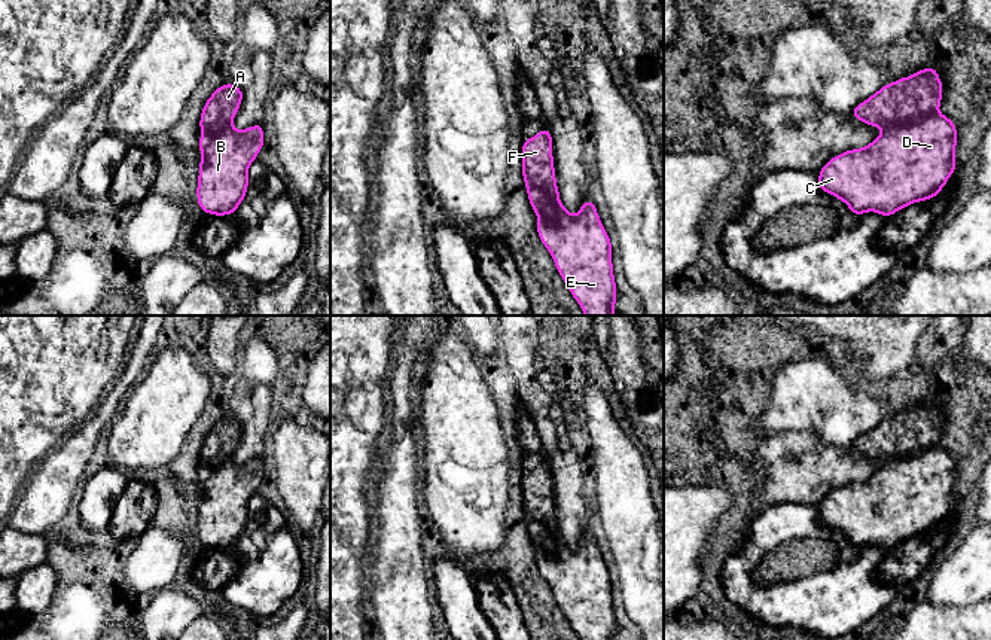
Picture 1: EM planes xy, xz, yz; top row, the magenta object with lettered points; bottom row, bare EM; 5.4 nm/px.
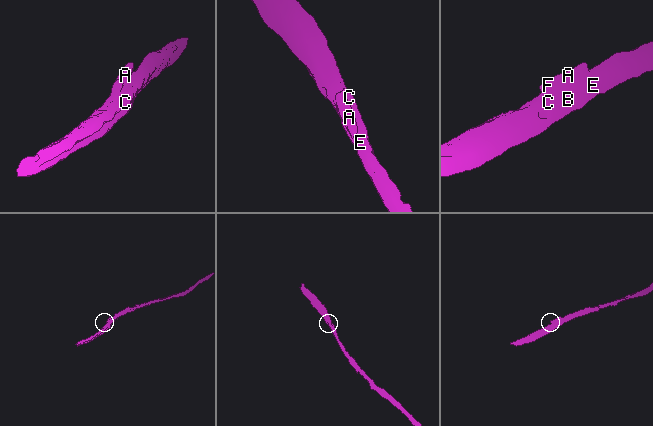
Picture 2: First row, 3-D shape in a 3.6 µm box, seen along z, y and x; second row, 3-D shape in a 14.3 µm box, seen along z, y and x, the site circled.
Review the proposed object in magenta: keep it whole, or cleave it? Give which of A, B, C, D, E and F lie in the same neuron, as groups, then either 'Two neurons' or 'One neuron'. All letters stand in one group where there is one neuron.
Groups: A F / B C D E. Two neurons

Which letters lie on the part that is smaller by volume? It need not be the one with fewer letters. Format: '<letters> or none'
A, F

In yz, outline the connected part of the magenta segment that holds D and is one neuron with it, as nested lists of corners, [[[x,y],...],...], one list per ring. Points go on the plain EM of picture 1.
[[[939,445],[888,461],[870,478],[833,490],[818,505],[818,521],[839,531],[857,551],[867,545],[890,551],[909,537],[936,531],[957,502],[955,457]]]

